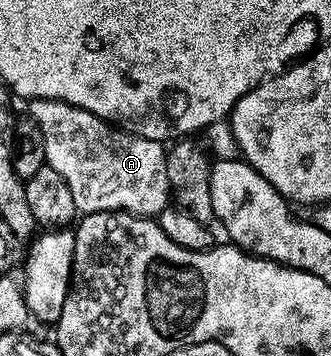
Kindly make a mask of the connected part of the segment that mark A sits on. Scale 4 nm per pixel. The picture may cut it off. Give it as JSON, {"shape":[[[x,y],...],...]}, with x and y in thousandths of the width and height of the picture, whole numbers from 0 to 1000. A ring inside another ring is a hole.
{"shape":[[[103,275],[85,298],[85,329],[106,334],[130,371],[139,458],[202,506],[227,584],[248,604],[360,590],[471,607],[514,576],[505,421],[477,390],[393,376],[251,303],[178,281]]]}

